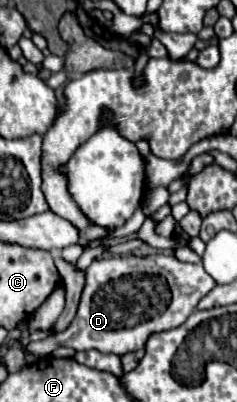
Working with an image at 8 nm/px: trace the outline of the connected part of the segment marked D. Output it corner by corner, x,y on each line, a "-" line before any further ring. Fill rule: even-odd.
148,255
148,257
120,257
120,259
96,259
86,269
86,287
82,291
80,307
74,321
66,331
56,333
42,341
32,341
30,351
38,357
50,355
56,347
70,347
74,351
96,349
100,353
126,355
146,347
146,341
152,333
168,331
182,325
188,315
196,309
200,299
212,291
218,283
204,271
202,263
182,263
176,257
168,255

